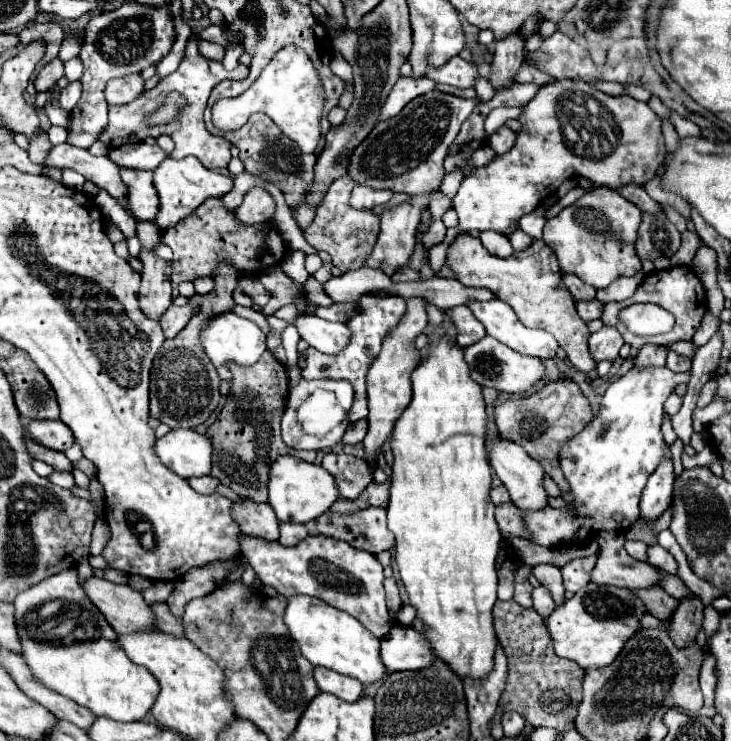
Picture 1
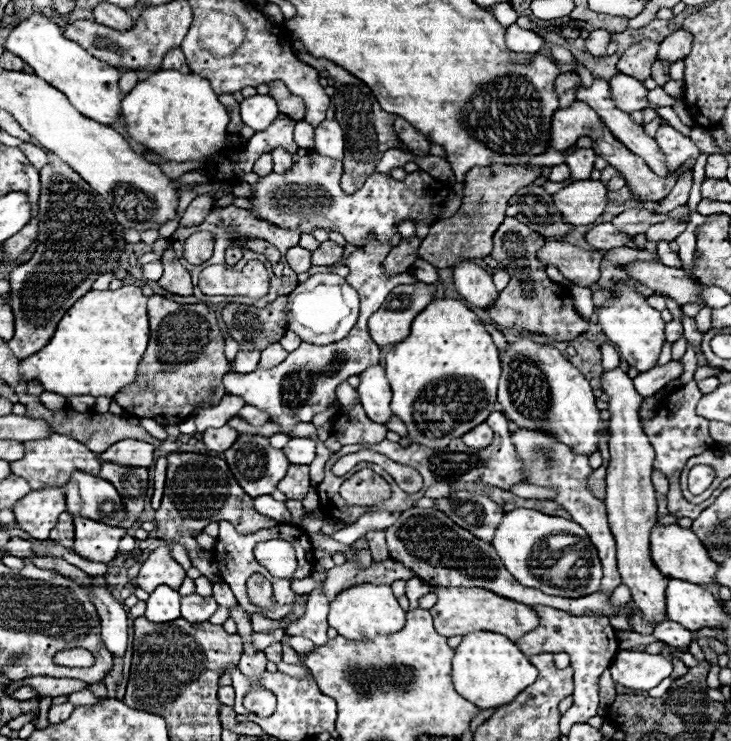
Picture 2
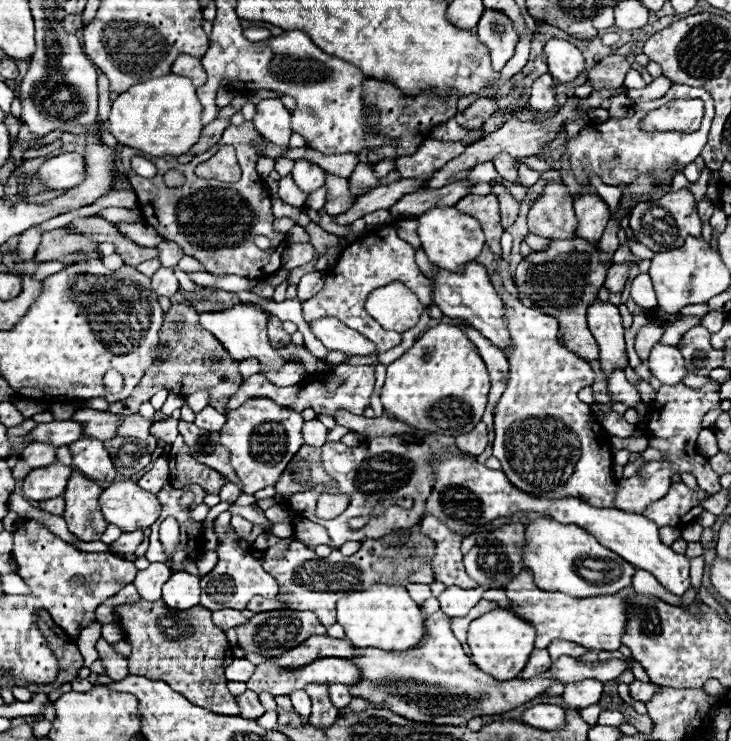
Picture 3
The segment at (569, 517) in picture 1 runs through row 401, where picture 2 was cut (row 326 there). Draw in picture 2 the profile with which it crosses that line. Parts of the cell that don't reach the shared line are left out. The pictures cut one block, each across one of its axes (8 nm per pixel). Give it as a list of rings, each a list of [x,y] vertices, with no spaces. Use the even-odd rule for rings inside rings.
[[[620,284],[612,292],[614,292],[614,298],[608,304],[598,308],[598,322],[600,322],[606,338],[618,348],[622,360],[626,360],[638,372],[646,372],[656,366],[660,350],[666,342],[666,336],[664,336],[666,322],[662,322],[662,318],[658,318],[658,310],[650,308],[646,304],[644,296],[634,292],[632,288],[626,288]]]

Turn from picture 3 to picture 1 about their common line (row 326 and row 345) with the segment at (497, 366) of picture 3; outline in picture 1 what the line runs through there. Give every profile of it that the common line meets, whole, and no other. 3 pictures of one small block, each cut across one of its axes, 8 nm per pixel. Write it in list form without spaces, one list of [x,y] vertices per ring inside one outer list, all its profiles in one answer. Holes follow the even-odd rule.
[[[458,306],[458,308],[452,308],[448,310],[448,316],[452,318],[456,330],[458,330],[458,336],[456,336],[456,342],[460,346],[472,346],[474,342],[482,340],[486,336],[486,330],[484,326],[474,318],[472,310],[468,306]]]

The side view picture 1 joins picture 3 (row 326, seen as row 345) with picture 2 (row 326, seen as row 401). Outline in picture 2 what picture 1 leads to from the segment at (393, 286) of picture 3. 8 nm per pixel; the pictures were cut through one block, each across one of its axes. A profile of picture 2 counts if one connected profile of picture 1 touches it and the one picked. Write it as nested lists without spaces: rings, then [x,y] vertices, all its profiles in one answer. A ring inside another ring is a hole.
[[[402,284],[396,286],[386,302],[376,310],[368,320],[368,330],[372,340],[378,346],[386,344],[398,344],[410,334],[410,324],[414,322],[414,316],[418,316],[426,304],[434,300],[436,288],[432,284]]]

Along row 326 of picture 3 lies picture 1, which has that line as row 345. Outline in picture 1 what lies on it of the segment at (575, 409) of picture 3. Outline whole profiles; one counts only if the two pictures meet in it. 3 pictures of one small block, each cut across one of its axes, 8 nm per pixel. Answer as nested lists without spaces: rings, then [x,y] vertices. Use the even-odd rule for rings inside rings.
[[[494,298],[488,302],[470,302],[468,304],[474,316],[484,324],[486,332],[500,340],[502,344],[514,348],[520,354],[536,356],[536,358],[554,358],[556,356],[556,340],[552,334],[544,330],[526,328],[512,306]]]

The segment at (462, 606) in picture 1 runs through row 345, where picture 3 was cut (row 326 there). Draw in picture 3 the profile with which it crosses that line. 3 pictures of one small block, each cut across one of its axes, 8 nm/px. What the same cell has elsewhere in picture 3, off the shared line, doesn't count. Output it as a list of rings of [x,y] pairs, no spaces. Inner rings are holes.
[[[440,322],[428,328],[406,354],[388,364],[380,398],[384,410],[418,430],[458,436],[482,420],[488,388],[488,372],[474,344],[458,326]]]

